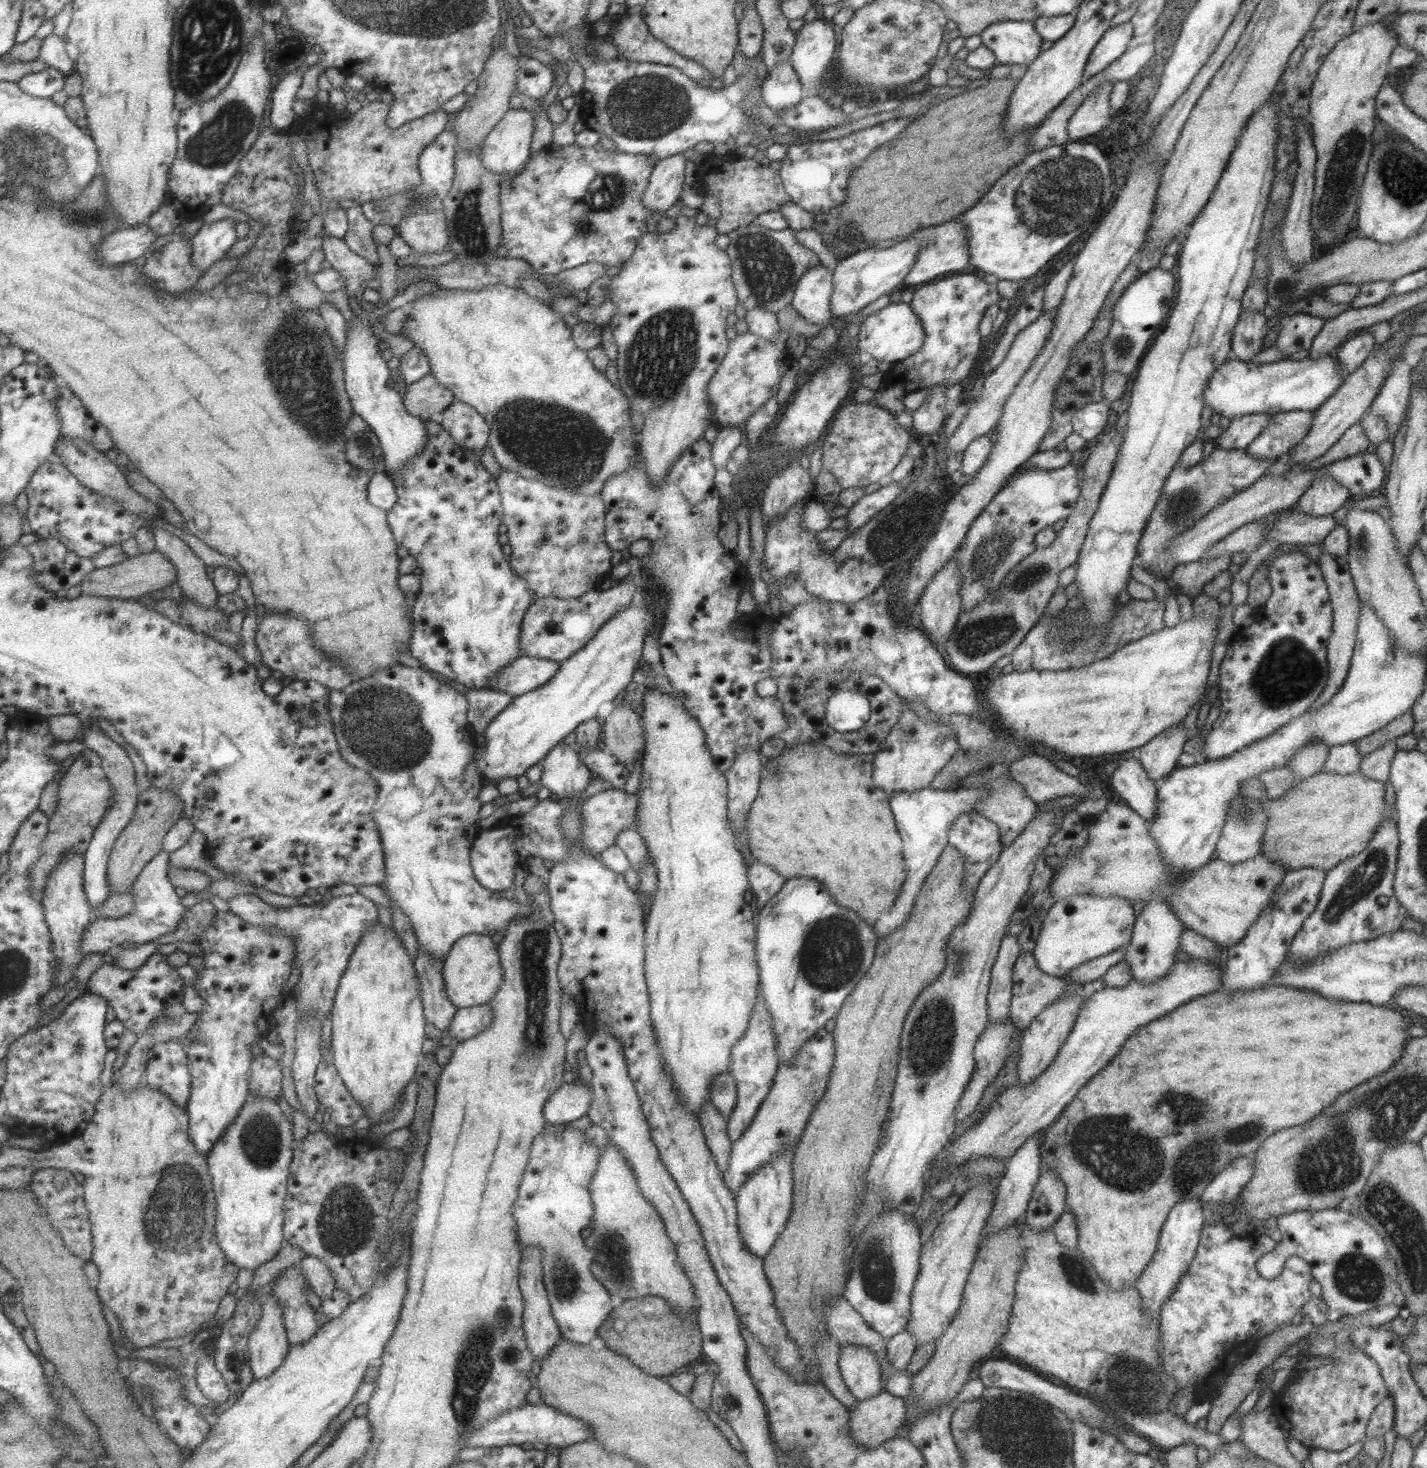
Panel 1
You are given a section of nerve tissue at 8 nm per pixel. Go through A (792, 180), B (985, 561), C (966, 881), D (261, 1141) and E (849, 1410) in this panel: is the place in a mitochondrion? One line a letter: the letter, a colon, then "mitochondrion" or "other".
A: other
B: mitochondrion
C: other
D: mitochondrion
E: other

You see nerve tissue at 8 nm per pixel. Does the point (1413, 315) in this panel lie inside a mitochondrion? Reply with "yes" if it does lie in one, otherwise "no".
no

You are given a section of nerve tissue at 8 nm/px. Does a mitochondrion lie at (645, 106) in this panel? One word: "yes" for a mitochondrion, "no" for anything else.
yes

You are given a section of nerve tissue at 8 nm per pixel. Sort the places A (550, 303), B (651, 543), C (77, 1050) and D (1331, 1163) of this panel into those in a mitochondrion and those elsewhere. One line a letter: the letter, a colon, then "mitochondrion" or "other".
A: other
B: other
C: mitochondrion
D: mitochondrion

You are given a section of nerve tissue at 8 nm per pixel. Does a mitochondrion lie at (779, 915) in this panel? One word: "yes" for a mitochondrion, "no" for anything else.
no

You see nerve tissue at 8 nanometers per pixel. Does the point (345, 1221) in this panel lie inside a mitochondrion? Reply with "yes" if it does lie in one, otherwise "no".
yes

